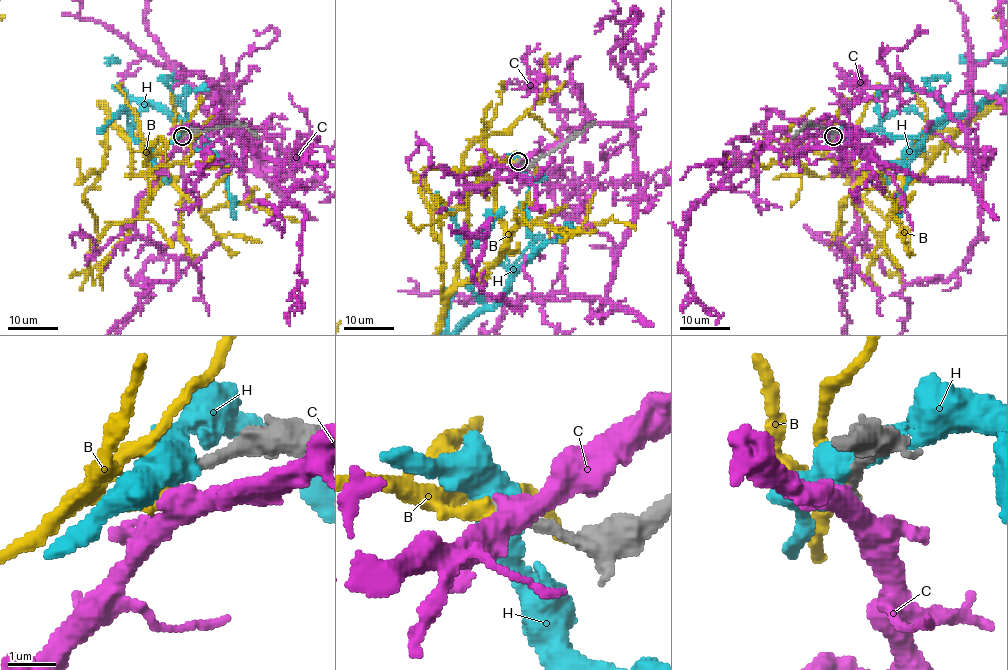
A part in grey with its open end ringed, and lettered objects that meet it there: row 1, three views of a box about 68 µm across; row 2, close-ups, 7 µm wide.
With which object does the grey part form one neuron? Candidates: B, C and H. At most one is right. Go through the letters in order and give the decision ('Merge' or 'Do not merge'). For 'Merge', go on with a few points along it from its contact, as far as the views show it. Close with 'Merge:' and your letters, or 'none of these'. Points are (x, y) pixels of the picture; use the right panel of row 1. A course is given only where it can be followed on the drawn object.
B: Merge
C: Do not merge
H: Do not merge
Merge: B

